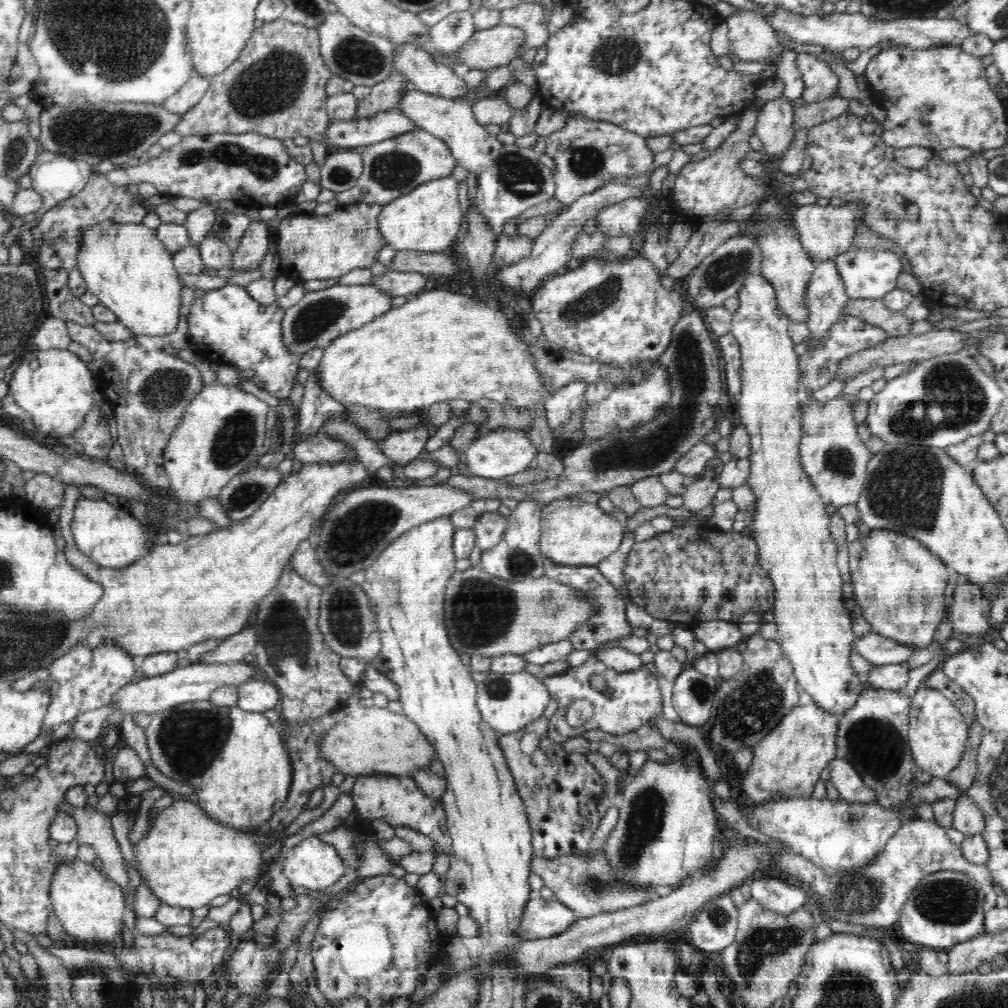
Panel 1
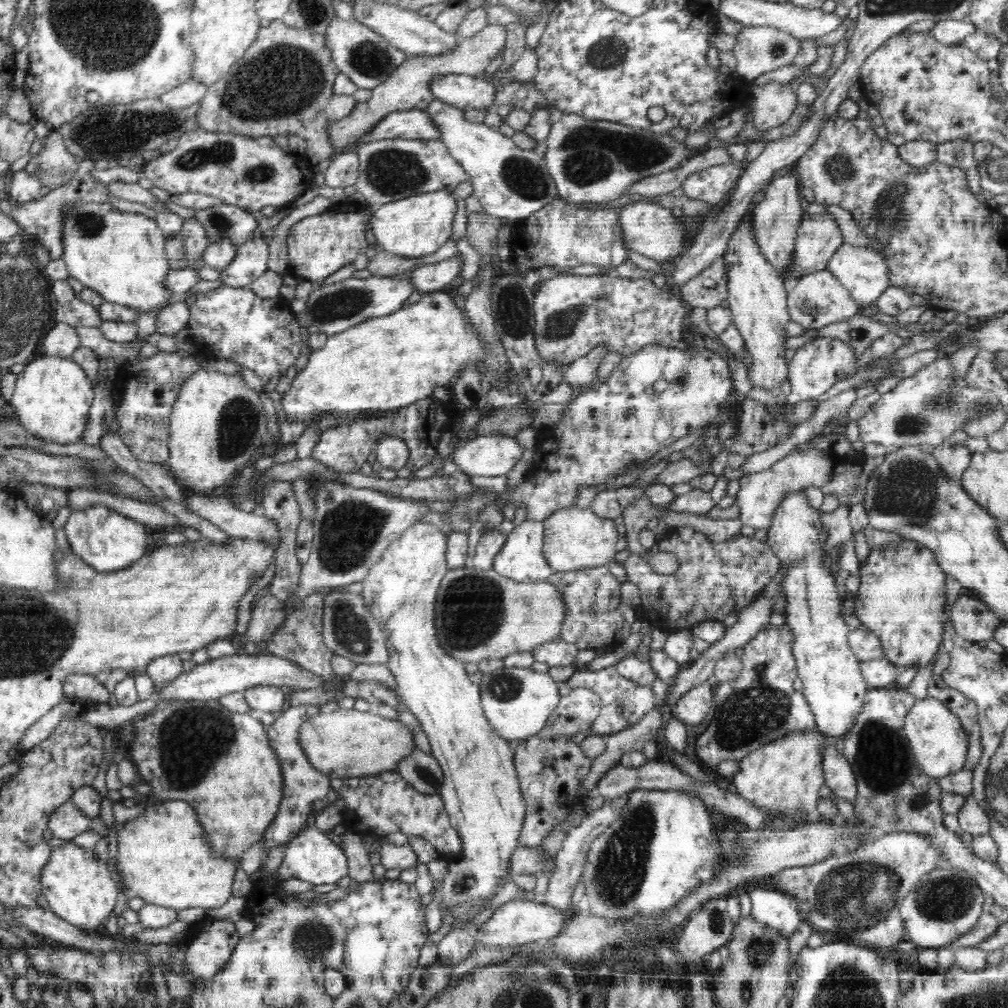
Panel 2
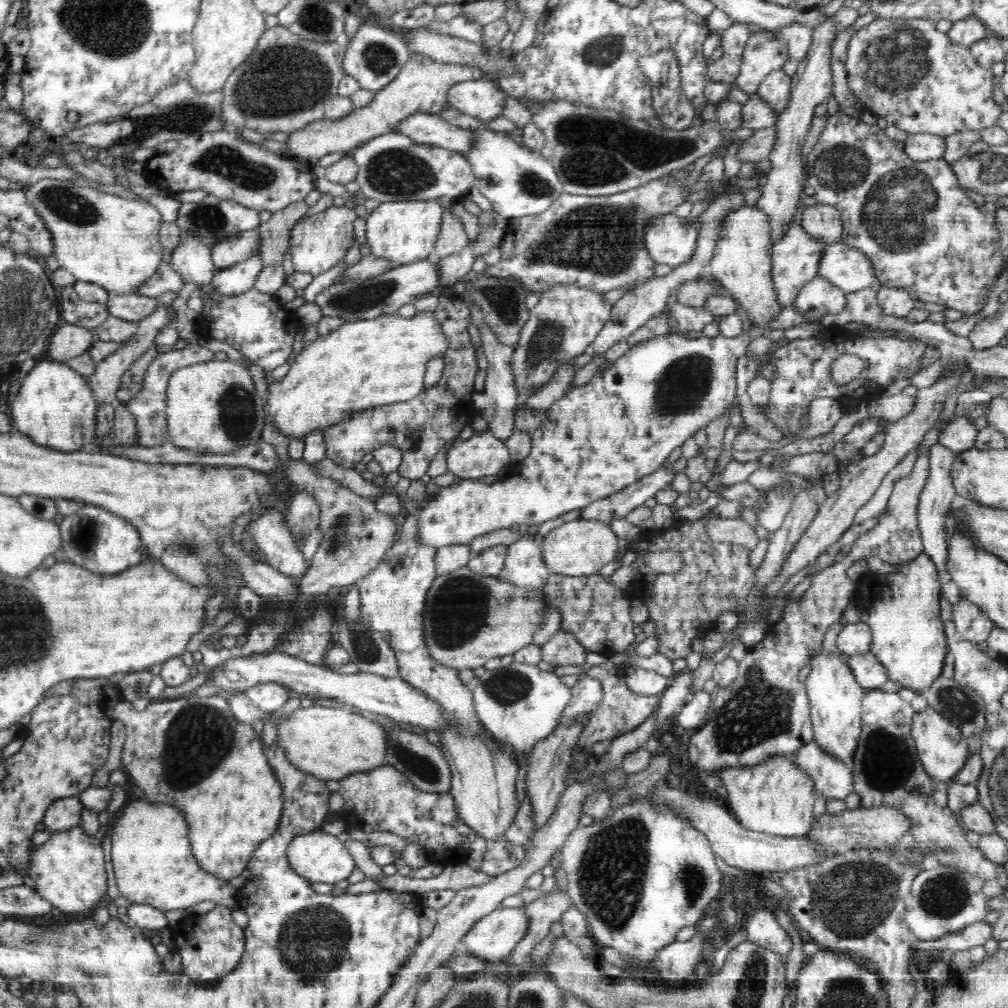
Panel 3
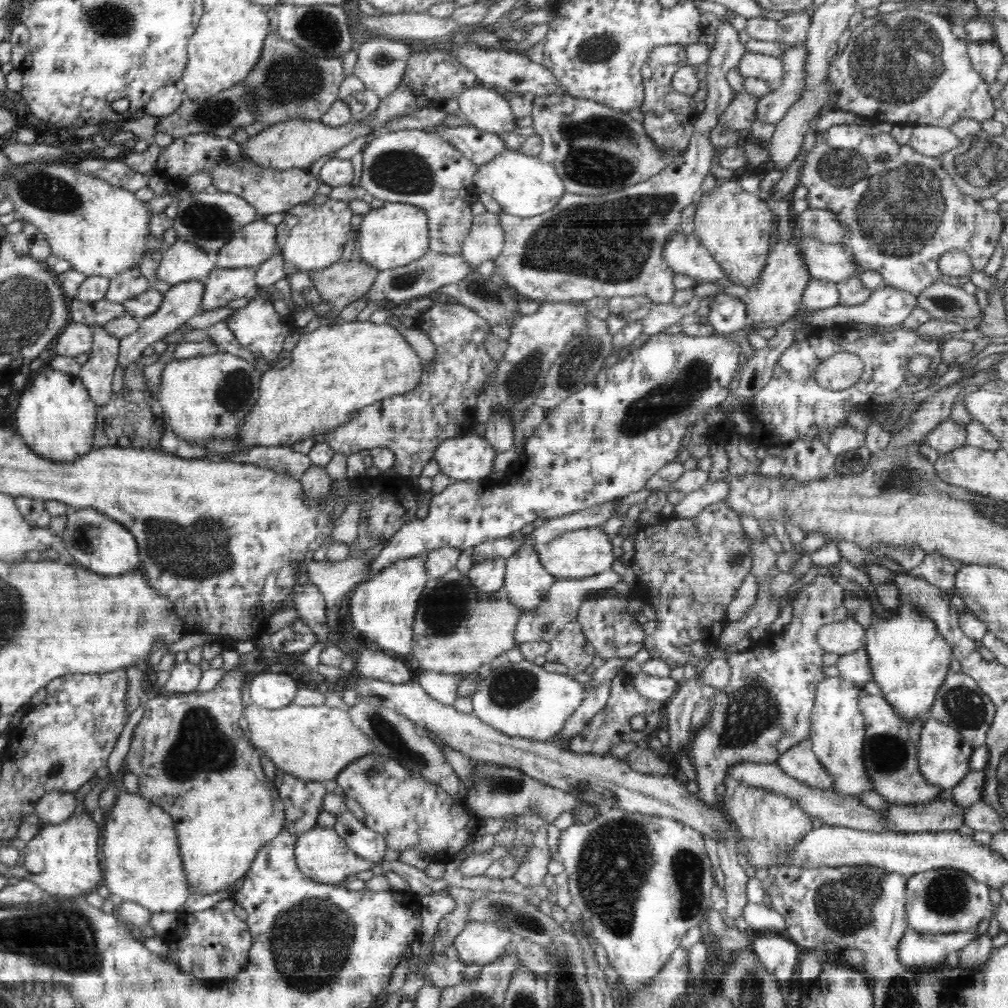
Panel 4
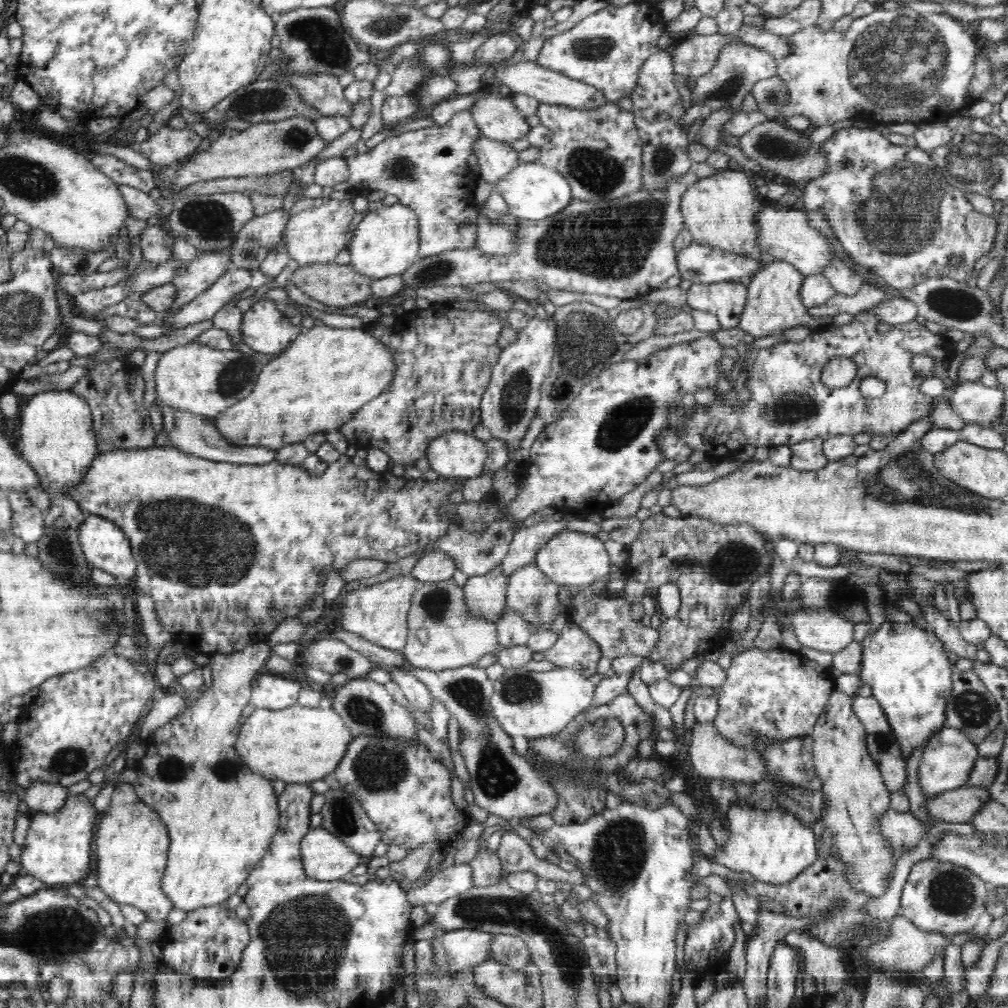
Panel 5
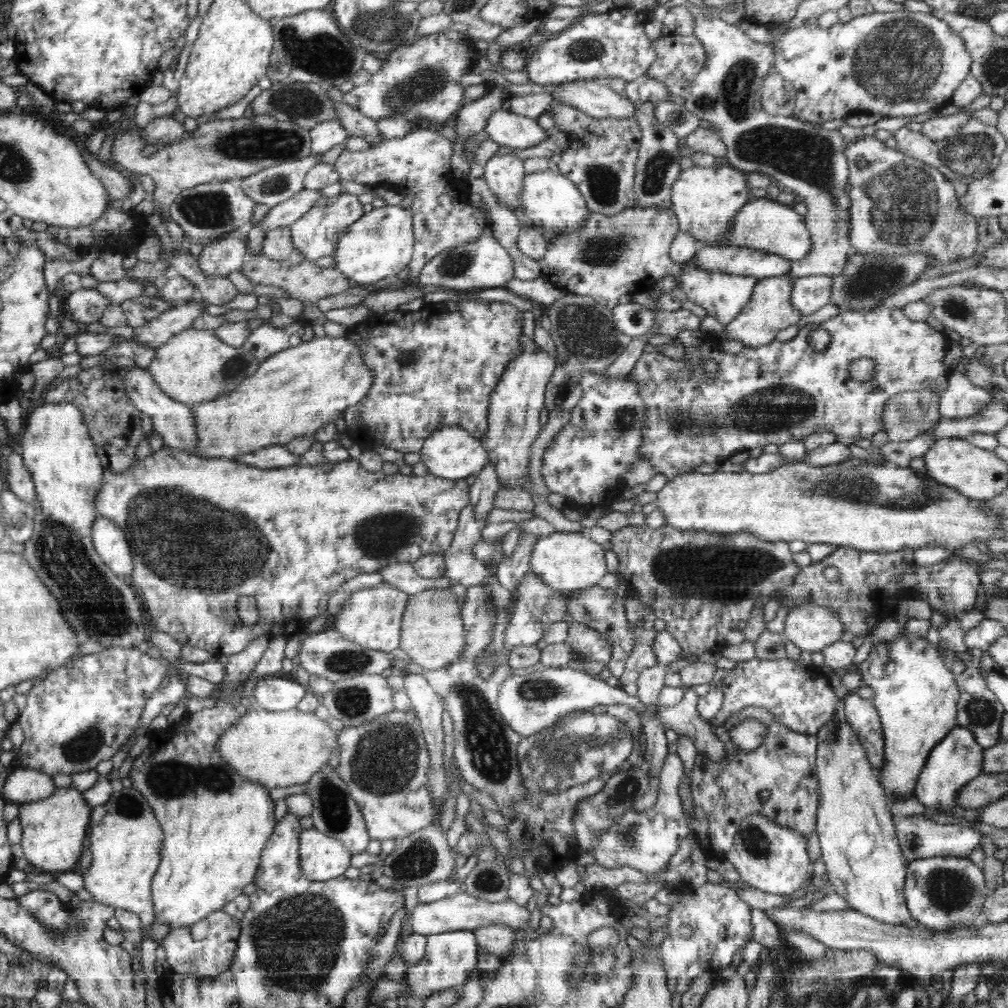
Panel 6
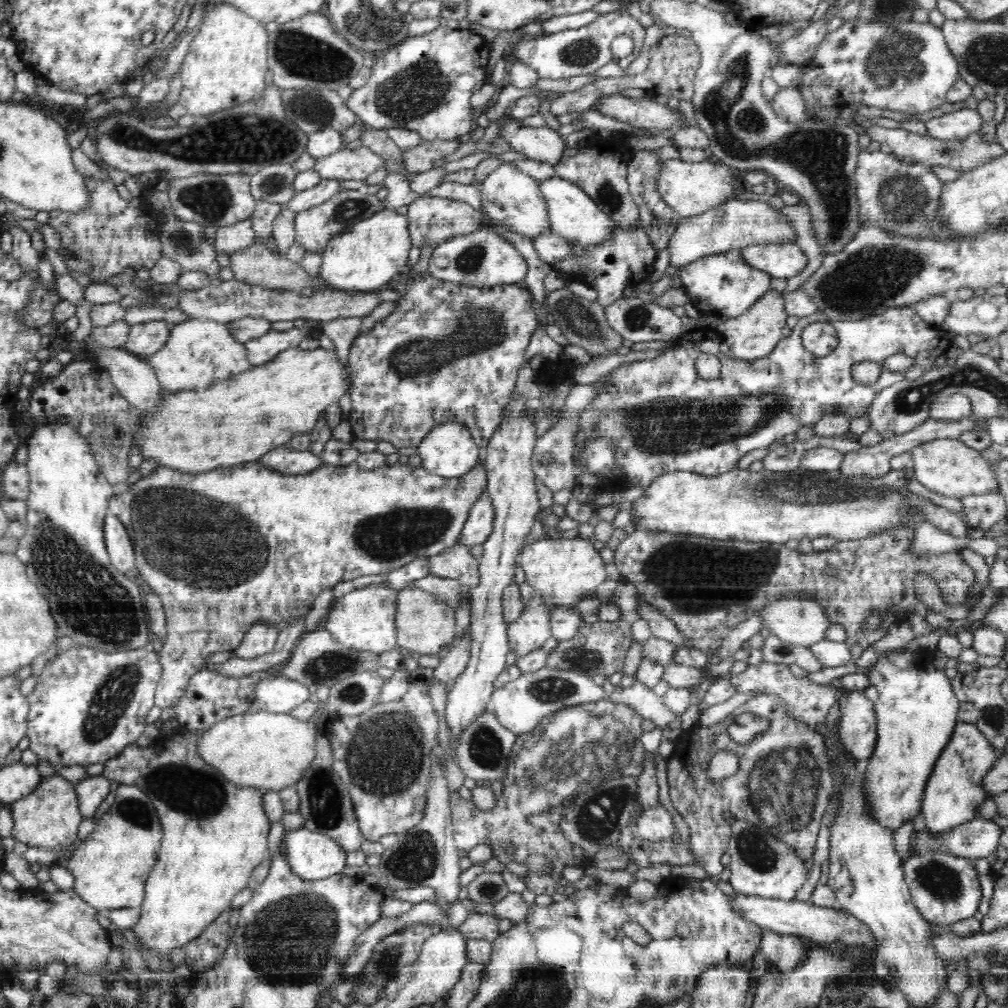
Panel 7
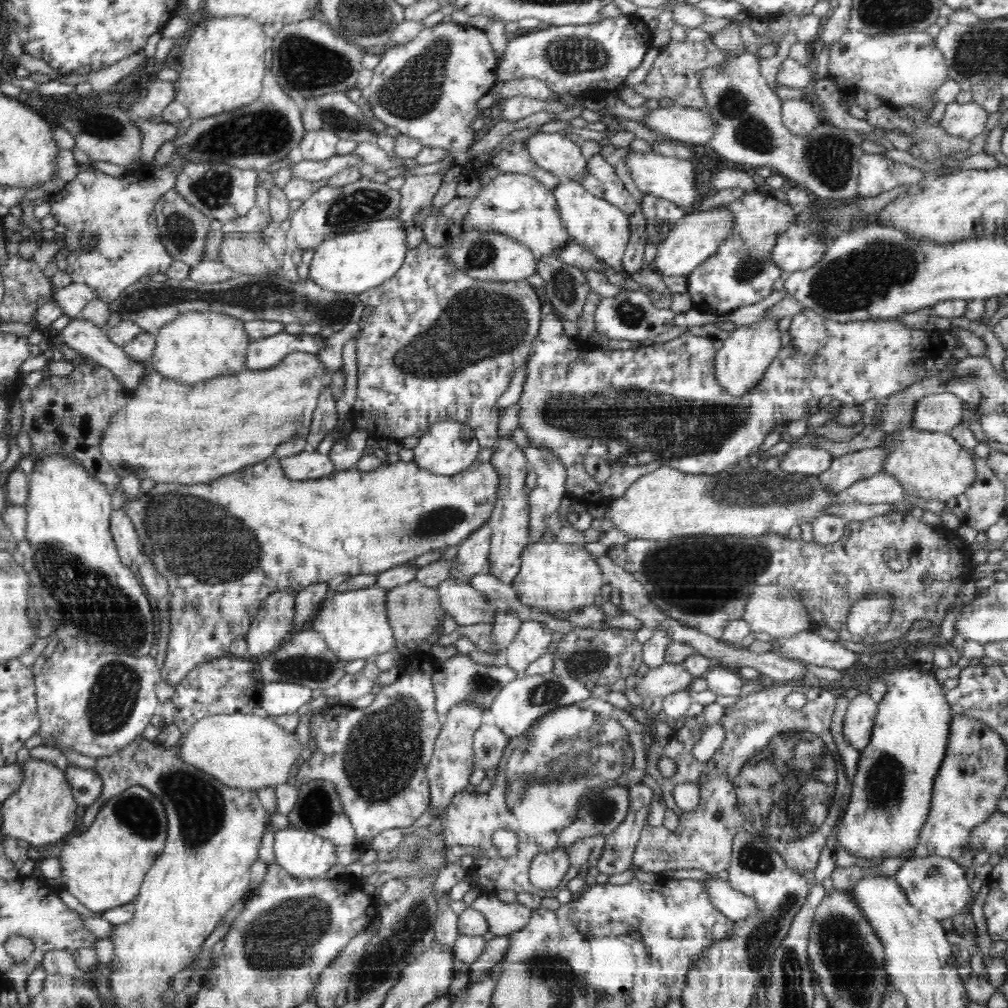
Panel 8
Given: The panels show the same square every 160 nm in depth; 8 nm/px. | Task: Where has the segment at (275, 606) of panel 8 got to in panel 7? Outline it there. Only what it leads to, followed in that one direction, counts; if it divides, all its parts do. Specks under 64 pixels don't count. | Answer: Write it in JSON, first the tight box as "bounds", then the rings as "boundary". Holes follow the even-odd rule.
{"bounds":[233,620,279,659],"boundary":[[[261,620],[255,622],[244,636],[238,648],[233,650],[233,656],[240,659],[256,659],[272,652],[277,643],[279,630]]]}

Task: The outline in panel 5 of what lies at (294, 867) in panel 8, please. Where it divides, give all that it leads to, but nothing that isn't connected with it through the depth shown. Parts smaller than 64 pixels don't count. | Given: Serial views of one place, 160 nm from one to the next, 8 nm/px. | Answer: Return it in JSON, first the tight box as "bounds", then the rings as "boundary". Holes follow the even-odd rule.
{"bounds":[301,827,372,881],"boundary":[[[324,827],[310,828],[301,842],[301,857],[305,874],[318,881],[332,881],[351,878],[354,868],[362,866],[368,867],[372,856],[368,860],[363,860],[361,854],[354,852],[347,844],[332,836]]]}

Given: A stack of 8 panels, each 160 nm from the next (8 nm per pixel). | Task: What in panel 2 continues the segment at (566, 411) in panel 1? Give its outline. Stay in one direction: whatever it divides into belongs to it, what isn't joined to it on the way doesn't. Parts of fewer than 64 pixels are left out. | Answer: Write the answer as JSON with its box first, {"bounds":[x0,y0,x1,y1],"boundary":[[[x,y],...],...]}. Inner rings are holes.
{"bounds":[564,344,608,390],"boundary":[[[605,344],[590,350],[586,356],[573,360],[565,369],[564,383],[570,384],[573,390],[584,390],[596,381],[596,371],[603,356],[608,354]]]}

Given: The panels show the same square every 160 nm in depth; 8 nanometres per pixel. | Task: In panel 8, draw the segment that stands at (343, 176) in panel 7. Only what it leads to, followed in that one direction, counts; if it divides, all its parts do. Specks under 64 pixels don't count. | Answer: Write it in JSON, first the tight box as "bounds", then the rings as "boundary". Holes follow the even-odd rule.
{"bounds":[292,153,376,182],"boundary":[[[354,153],[334,156],[326,160],[306,160],[300,161],[293,166],[292,176],[304,178],[313,182],[319,182],[324,178],[330,178],[346,168],[357,168],[363,177],[370,177],[376,174],[376,168],[372,164],[362,161],[360,156]]]}

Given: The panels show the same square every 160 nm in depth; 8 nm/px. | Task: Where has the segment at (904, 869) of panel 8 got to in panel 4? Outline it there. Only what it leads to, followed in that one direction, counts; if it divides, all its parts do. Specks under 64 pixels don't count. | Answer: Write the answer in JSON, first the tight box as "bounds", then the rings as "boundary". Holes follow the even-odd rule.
{"bounds":[906,867,997,933],"boundary":[[[943,867],[940,869],[928,870],[912,877],[907,878],[907,900],[906,900],[906,918],[907,924],[918,933],[938,933],[938,932],[966,932],[968,929],[975,929],[984,918],[991,918],[997,911],[997,906],[990,900],[991,888],[976,881],[966,872],[954,869],[952,867]]]}

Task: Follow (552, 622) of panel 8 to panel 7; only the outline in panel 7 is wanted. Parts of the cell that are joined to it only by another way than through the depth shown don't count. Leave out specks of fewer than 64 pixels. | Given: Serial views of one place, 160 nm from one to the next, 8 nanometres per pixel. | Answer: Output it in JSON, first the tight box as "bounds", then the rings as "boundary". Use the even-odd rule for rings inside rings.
{"bounds":[427,540,479,588],"boundary":[[[460,540],[427,559],[430,574],[434,576],[453,578],[470,588],[478,584],[479,560],[470,553],[470,547],[460,543]]]}

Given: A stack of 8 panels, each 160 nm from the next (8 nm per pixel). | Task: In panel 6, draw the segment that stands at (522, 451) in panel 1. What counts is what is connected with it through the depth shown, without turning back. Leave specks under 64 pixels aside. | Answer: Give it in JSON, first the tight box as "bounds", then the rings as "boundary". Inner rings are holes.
{"bounds":[419,426,489,480],"boundary":[[[448,426],[434,431],[426,438],[419,454],[421,462],[430,473],[450,480],[467,478],[489,463],[488,452],[484,449],[483,442],[458,426]]]}

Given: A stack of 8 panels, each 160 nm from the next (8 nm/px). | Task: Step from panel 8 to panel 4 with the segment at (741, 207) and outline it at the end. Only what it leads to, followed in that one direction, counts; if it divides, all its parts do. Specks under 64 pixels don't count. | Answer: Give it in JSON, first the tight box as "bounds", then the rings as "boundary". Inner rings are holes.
{"bounds":[709,293,749,334],"boundary":[[[724,293],[710,296],[710,299],[709,322],[719,334],[742,331],[744,326],[749,325],[747,306],[740,299]]]}

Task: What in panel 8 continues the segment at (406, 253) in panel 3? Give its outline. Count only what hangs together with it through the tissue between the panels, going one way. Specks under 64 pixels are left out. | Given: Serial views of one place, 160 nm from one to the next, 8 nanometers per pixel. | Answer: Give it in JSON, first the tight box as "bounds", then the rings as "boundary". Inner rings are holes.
{"bounds":[309,218,408,295],"boundary":[[[398,218],[371,222],[362,228],[323,240],[315,248],[309,278],[322,288],[359,295],[392,278],[404,264],[406,252],[408,245],[404,223]]]}

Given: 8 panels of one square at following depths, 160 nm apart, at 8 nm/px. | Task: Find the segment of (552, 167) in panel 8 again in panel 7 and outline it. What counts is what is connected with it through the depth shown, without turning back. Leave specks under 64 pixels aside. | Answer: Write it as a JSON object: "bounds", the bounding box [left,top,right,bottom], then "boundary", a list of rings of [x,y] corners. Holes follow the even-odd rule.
{"bounds":[499,117,566,165],"boundary":[[[514,117],[507,119],[502,127],[499,128],[499,138],[503,142],[507,142],[511,150],[523,152],[528,159],[534,159],[545,163],[555,165],[559,163],[562,158],[562,153],[566,148],[566,141],[564,136],[559,135],[555,130],[550,129],[548,126],[536,128],[528,127],[518,123]]]}

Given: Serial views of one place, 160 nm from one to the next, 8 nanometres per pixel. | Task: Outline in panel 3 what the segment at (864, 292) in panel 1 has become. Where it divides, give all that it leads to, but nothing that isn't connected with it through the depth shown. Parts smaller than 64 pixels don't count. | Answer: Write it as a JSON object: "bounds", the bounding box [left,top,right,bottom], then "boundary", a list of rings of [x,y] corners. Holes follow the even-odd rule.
{"bounds":[818,240,879,294],"boundary":[[[840,240],[827,244],[818,274],[841,288],[846,294],[879,286],[874,265],[866,255]]]}

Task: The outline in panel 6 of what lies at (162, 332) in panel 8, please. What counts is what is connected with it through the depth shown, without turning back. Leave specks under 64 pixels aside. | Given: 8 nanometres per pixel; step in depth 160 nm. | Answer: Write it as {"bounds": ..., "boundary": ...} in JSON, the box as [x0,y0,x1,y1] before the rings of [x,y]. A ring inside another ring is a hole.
{"bounds":[148,326,260,407],"boundary":[[[192,326],[159,346],[148,369],[157,386],[168,397],[194,407],[234,392],[240,382],[252,376],[259,366],[260,362],[250,352],[222,342],[212,328],[200,330]]]}

